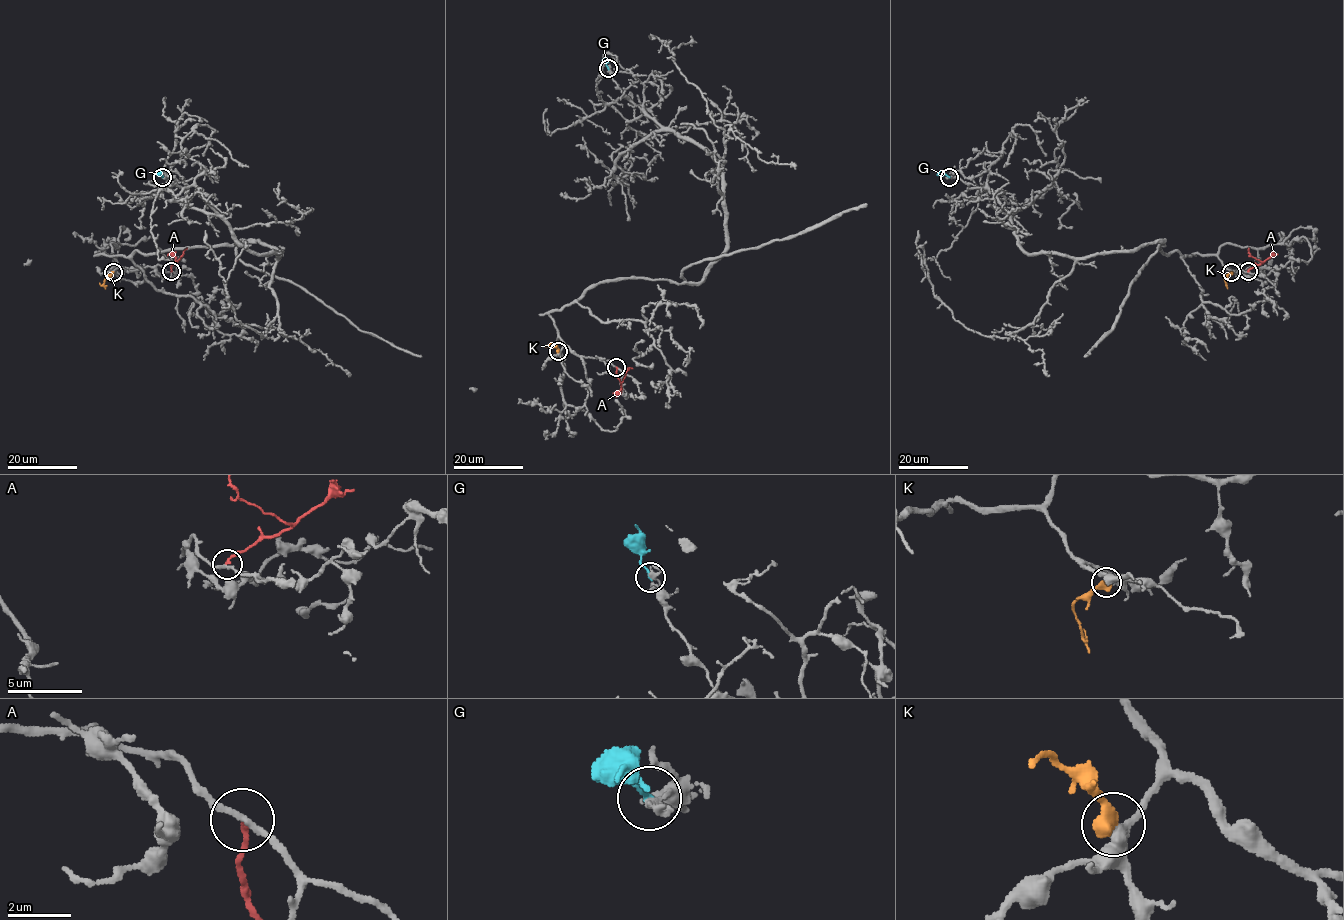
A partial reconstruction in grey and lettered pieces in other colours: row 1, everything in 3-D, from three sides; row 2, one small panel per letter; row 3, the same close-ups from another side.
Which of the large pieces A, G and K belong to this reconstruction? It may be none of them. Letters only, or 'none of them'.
none of them

